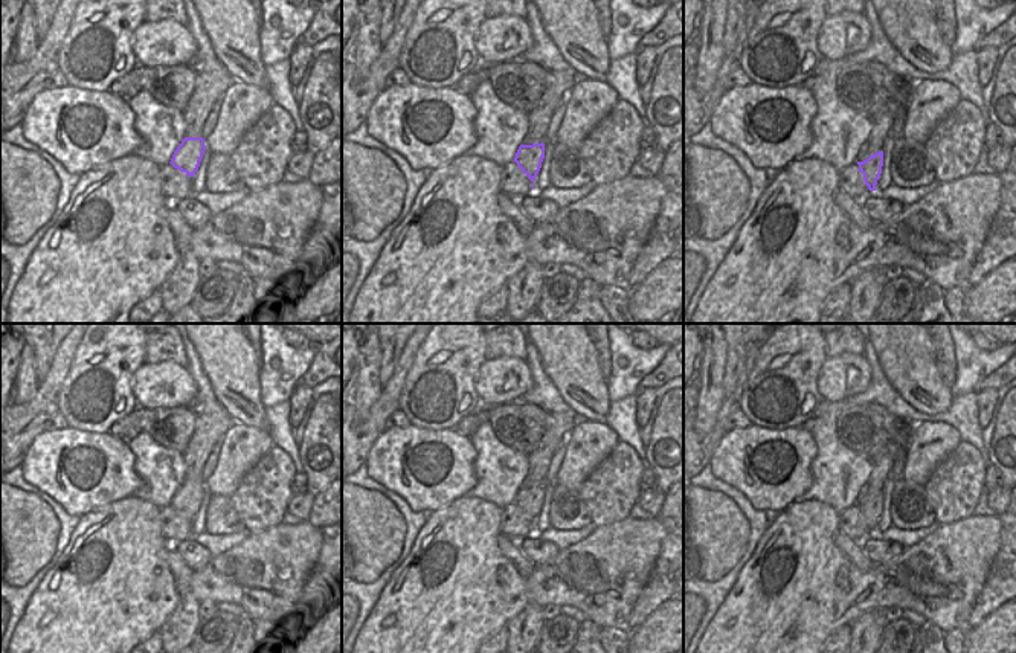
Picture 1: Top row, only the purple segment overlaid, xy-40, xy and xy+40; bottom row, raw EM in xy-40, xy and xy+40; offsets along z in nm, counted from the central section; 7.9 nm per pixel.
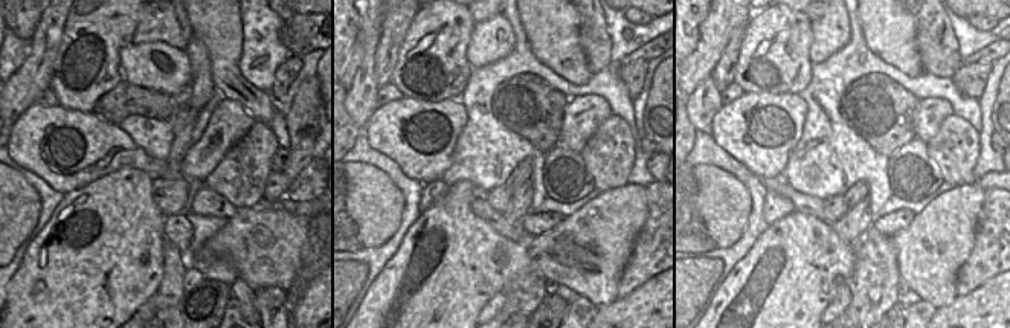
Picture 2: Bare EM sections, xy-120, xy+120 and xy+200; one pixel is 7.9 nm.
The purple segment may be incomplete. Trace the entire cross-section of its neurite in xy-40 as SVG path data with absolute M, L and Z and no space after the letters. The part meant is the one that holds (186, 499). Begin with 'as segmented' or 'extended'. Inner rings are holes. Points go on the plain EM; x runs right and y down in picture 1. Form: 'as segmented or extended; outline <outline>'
as segmented; outline M185 479L172 496L171 507L189 519L194 519L203 494L206 493L203 479Z

